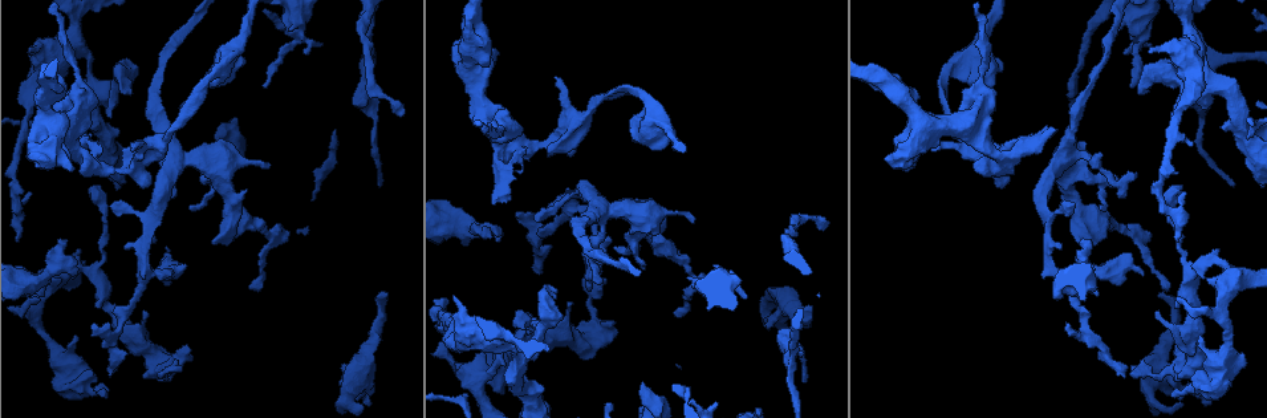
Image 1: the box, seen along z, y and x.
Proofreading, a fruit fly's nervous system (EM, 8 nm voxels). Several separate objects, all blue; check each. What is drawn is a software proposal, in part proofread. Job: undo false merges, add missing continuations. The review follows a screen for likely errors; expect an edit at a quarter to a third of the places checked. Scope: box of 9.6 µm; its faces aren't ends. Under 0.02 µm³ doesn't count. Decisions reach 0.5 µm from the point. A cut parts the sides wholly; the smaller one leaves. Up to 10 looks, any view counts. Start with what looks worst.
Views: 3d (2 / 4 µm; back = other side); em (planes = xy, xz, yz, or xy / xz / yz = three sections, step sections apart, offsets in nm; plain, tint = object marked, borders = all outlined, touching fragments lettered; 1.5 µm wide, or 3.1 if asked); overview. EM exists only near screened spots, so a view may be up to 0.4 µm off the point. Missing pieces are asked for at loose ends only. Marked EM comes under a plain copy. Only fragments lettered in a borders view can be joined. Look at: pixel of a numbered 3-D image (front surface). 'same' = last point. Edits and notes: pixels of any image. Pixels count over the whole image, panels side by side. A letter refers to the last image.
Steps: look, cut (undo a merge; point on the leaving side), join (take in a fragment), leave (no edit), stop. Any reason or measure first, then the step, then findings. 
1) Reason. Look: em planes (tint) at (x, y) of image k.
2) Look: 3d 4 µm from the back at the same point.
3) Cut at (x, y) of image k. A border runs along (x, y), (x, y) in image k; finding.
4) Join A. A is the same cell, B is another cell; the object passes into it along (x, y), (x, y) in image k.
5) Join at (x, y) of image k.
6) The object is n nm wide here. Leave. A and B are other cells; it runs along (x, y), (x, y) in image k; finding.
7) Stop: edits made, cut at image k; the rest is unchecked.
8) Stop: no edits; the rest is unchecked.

Branch stops here. Look: 3d 2 µm at (466, 241) of image 1.

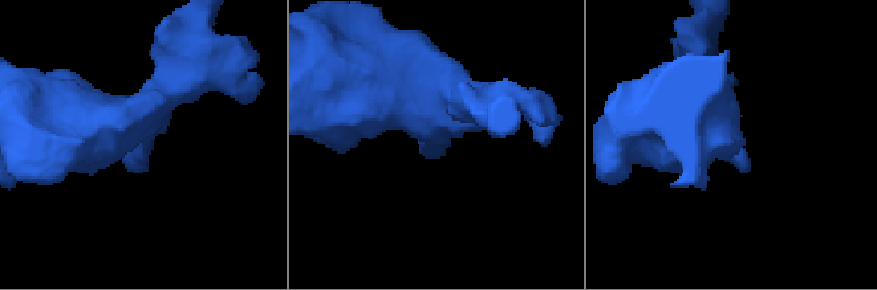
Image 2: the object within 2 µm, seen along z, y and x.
Look: em xy step 4 (borders) at (443, 149) of image 2.

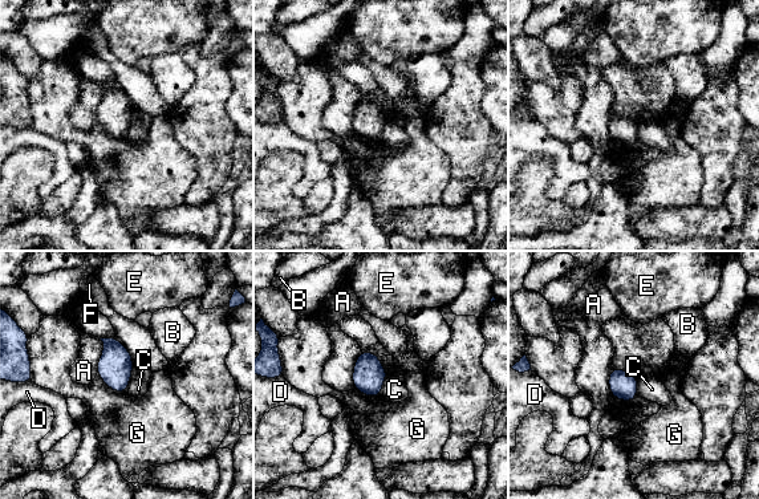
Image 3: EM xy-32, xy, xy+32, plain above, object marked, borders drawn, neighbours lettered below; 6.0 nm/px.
The object is 160 nm wide here. Leave. A, B, C, D, E, F and G are other cells; a border runs along (389, 374), (382, 384), (380, 394) in image 3; none of them fits.

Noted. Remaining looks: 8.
Branch stops here. Look: 3d 4 µm at (1122, 53) of image 1.

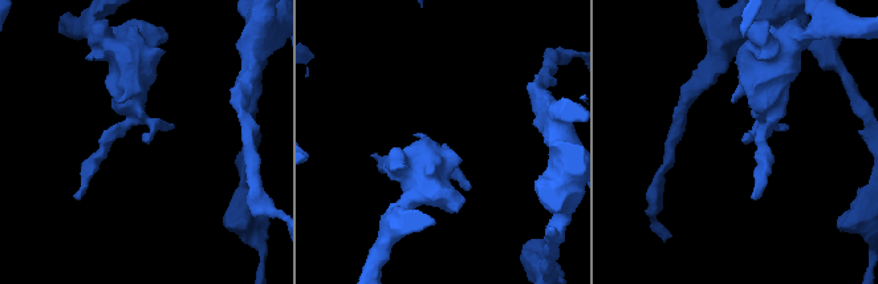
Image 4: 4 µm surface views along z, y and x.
Look: em planes (borders) at (744, 142) of image 4.

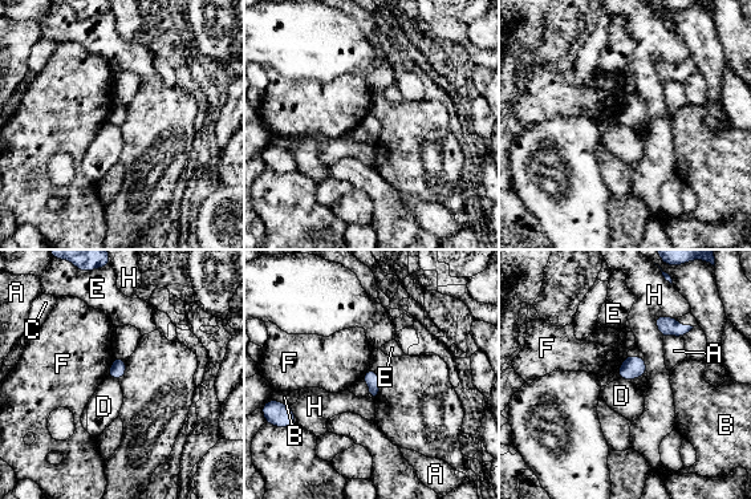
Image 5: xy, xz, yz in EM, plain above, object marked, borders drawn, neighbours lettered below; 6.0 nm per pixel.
The longest contact is with H, 170 nm. Leave. A, B, C, D, E, F and H are other cells; a border runs along (108, 376), (118, 381) in image 5; no lettered fragment goes on from it.

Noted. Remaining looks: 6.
Tapers out. Look: em xz step 4 (borders) at (802, 379) of image 1.

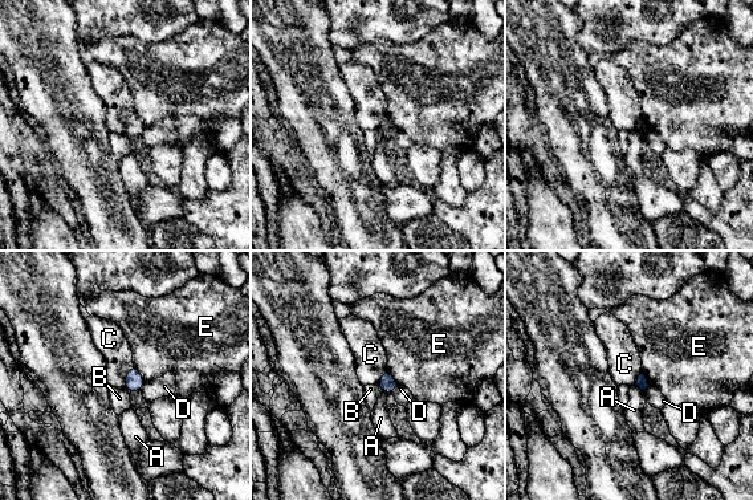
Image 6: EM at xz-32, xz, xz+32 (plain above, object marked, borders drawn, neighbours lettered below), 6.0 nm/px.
Look: em planes (borders) at the same point.

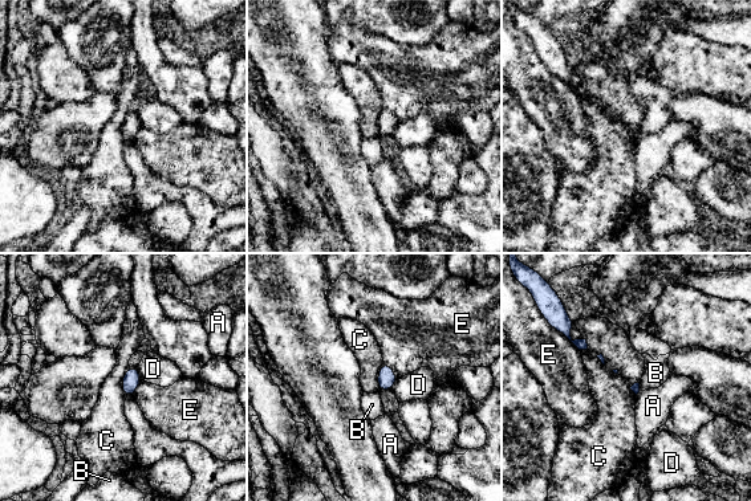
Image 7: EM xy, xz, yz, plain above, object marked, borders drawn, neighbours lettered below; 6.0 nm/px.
Leave. A, B, C, D and E are other cells; a border runs along (572, 321), (585, 350) in image 7; none of them fits.

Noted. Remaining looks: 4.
Free end. Look: 3d 4 µm at (344, 368) of image 1.

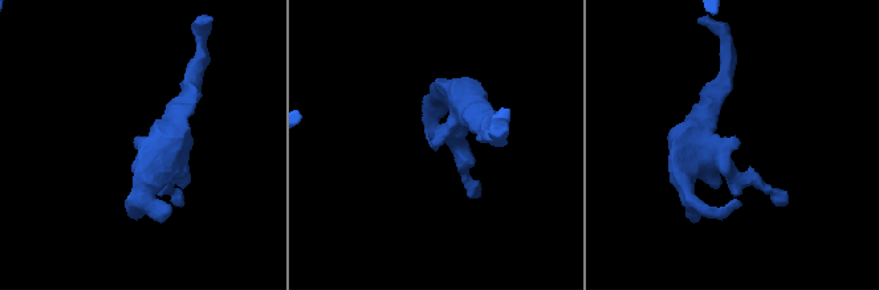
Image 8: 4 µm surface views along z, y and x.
Need the tissue. Look: em planes (borders) at (136, 137) of image 8.

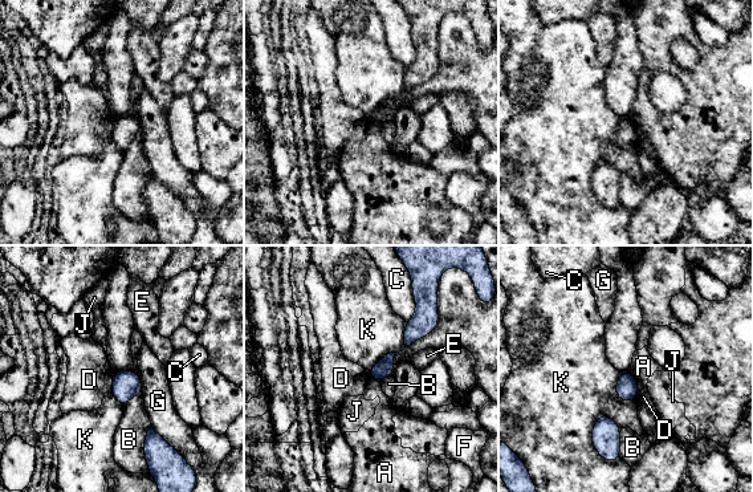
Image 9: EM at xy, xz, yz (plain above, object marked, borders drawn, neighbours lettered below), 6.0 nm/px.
The longest contact is with K, 320 nm. Leave. A, B, C, D, E, F, G, J and K are other cells; a border runs along (638, 381), (638, 393), (634, 401) in image 9; none of them fits.

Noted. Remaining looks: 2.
Stop: no edits; the rest is unchecked.

